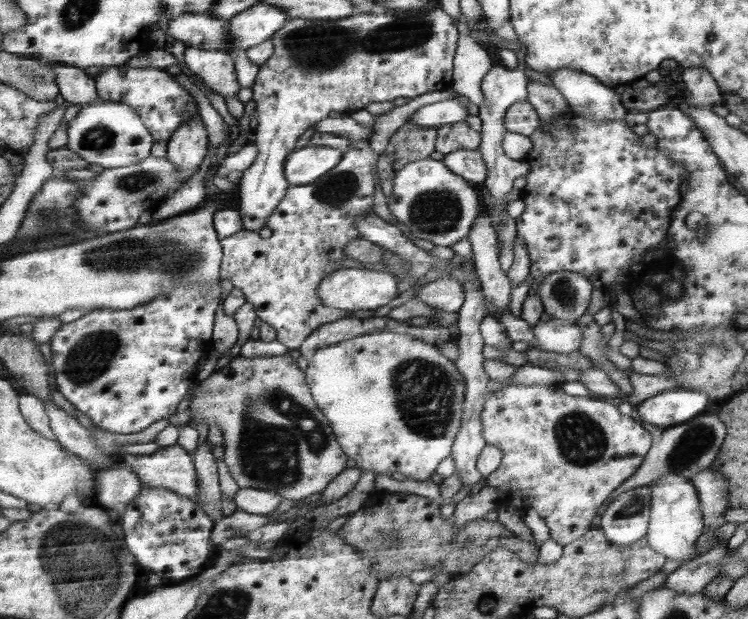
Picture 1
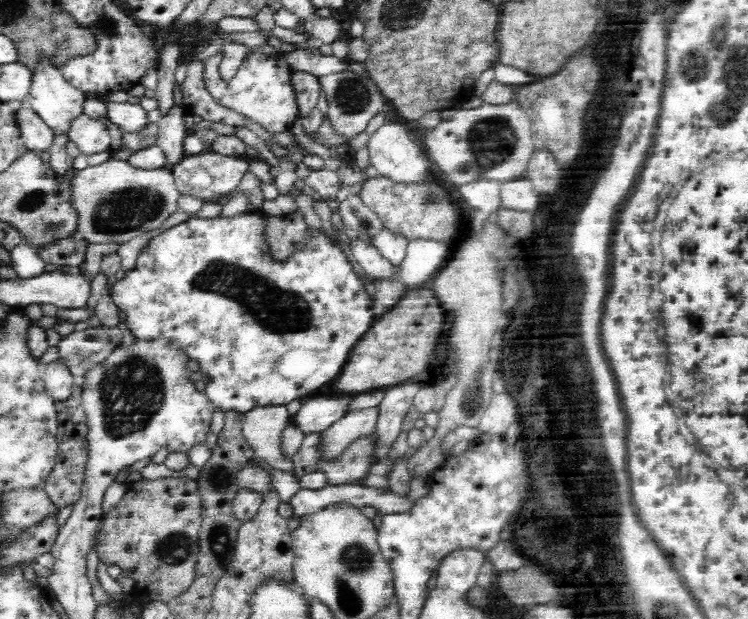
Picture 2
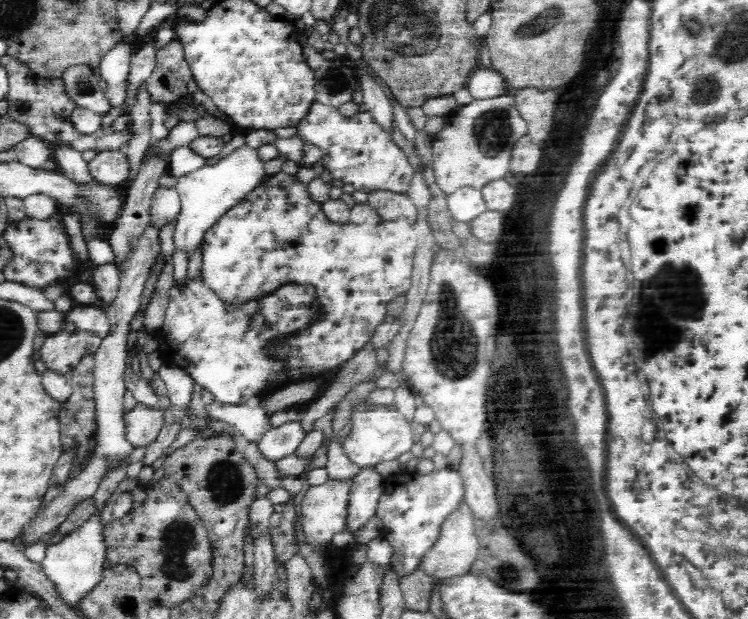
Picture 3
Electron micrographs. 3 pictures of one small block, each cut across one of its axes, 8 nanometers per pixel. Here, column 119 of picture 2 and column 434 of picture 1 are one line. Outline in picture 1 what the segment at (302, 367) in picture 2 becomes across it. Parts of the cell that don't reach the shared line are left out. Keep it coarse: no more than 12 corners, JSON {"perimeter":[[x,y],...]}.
{"perimeter":[[451,277],[425,284],[414,298],[435,311],[456,313],[463,285]]}

